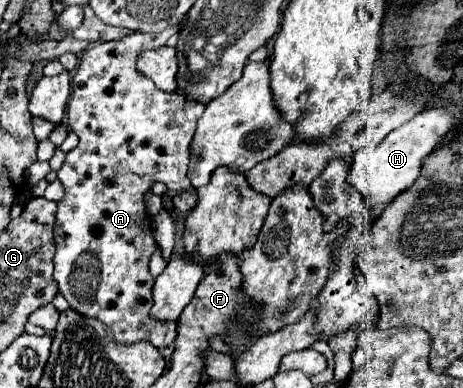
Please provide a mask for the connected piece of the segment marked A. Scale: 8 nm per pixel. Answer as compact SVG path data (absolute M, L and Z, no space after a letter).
M169 26L167 30L159 32L159 34L141 34L137 32L137 36L125 36L121 40L111 40L111 42L97 42L91 44L89 50L81 52L81 64L79 68L73 72L71 76L71 96L69 96L69 106L67 106L67 126L79 136L79 144L65 154L65 162L61 166L61 170L57 172L57 180L63 184L65 188L65 196L61 198L61 202L57 202L57 216L55 216L55 228L53 228L53 236L55 236L55 282L59 288L59 294L65 296L65 300L69 302L71 310L77 310L77 314L85 314L87 318L97 318L101 322L105 322L105 326L109 326L109 330L113 332L113 342L121 342L121 344L133 344L133 342L141 342L141 340L149 340L155 348L165 348L167 344L171 344L177 336L177 324L175 322L157 322L149 316L149 308L153 306L153 296L151 296L151 288L153 288L153 276L149 274L149 260L155 252L155 240L153 240L151 219L148 218L143 196L149 192L149 188L155 182L163 182L165 186L171 188L171 192L181 192L181 190L189 190L189 178L187 178L187 166L189 166L189 142L193 138L195 132L195 124L197 118L203 114L205 104L199 102L189 102L189 98L185 98L185 94L181 92L163 92L155 86L153 80L149 80L147 76L143 76L137 70L137 58L141 54L141 50L157 50L161 46L167 44L167 40L177 34L179 28L177 26Z

